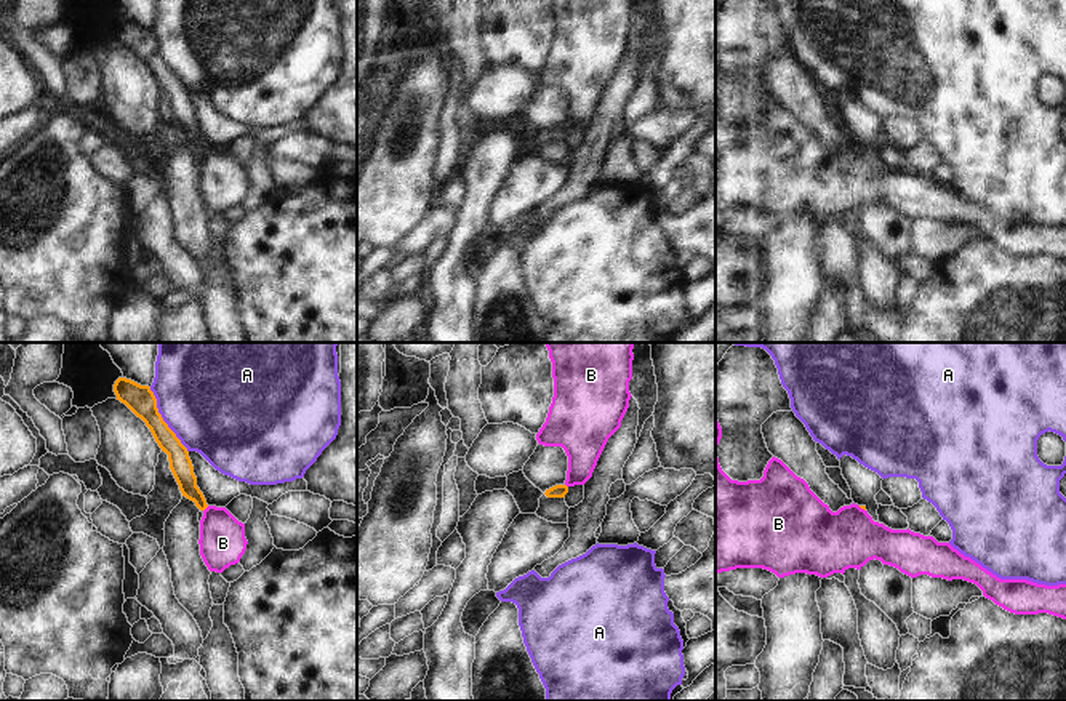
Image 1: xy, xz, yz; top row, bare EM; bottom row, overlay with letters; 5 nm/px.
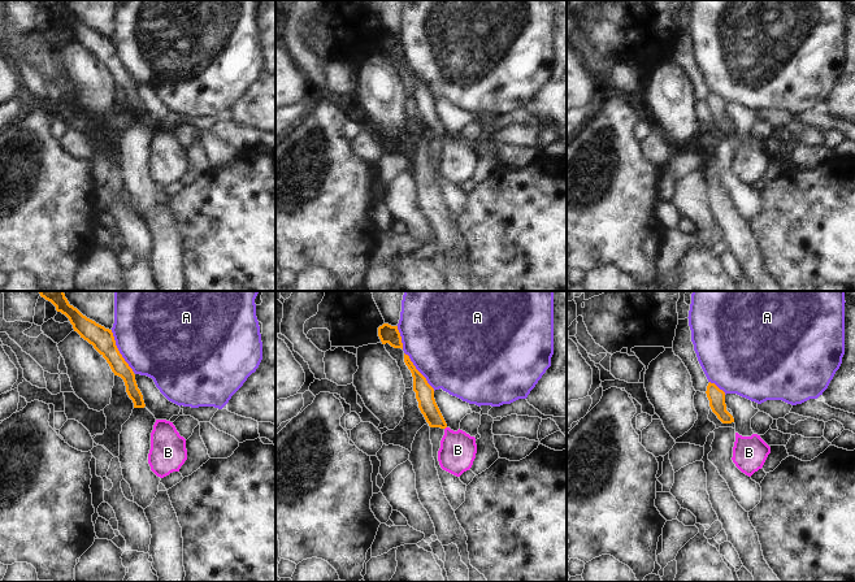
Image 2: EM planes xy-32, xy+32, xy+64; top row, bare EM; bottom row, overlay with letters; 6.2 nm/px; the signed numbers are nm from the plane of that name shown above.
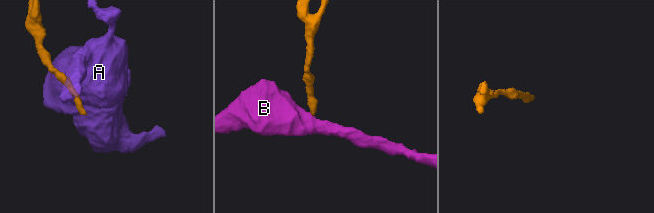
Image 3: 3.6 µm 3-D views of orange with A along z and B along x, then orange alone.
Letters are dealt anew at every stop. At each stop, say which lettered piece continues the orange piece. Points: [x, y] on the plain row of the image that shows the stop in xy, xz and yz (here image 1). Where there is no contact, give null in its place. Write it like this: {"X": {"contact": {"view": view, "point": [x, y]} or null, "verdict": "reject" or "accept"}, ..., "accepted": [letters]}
{"A": {"contact": {"view": "xy", "point": [162, 61]}, "verdict": "reject"}, "B": {"contact": {"view": "xy", "point": [205, 149]}, "verdict": "reject"}, "accepted": []}

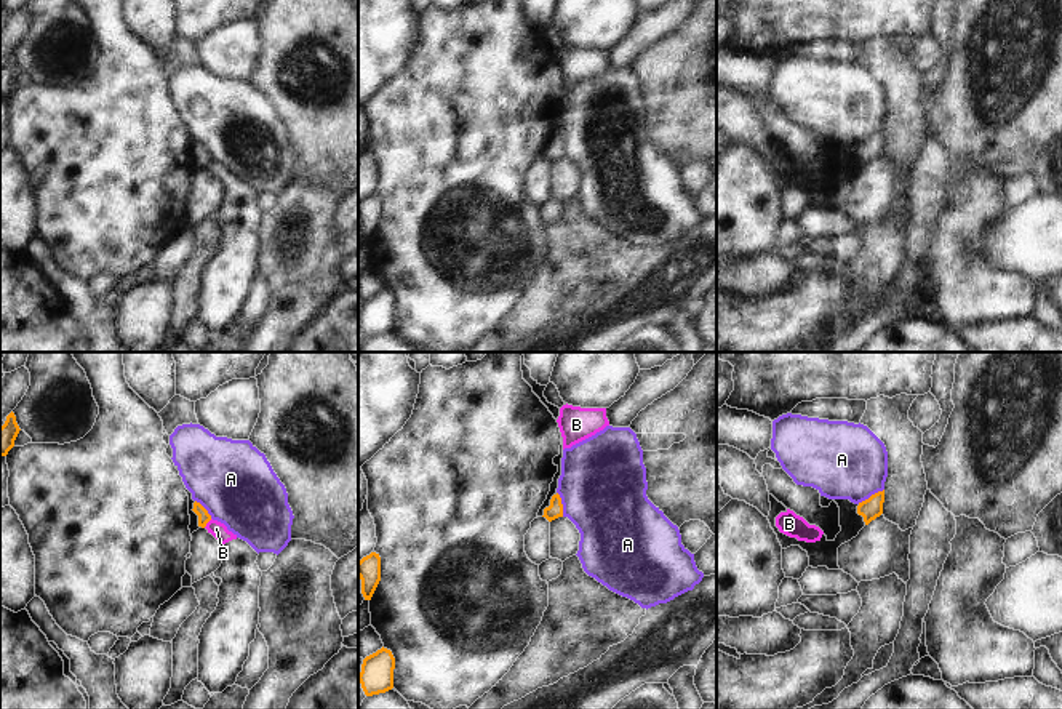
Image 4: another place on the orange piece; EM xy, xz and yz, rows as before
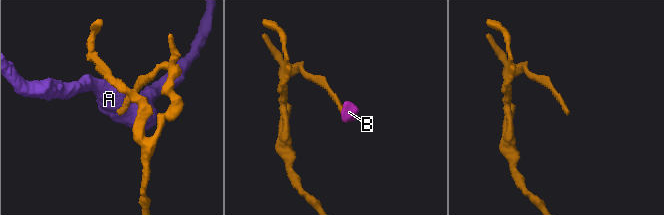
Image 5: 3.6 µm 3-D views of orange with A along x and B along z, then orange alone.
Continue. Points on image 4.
{"A": {"contact": {"view": "yz", "point": [872, 136]}, "verdict": "reject"}, "B": {"contact": {"view": "xy", "point": [207, 164]}, "verdict": "accept"}, "accepted": ["B"]}

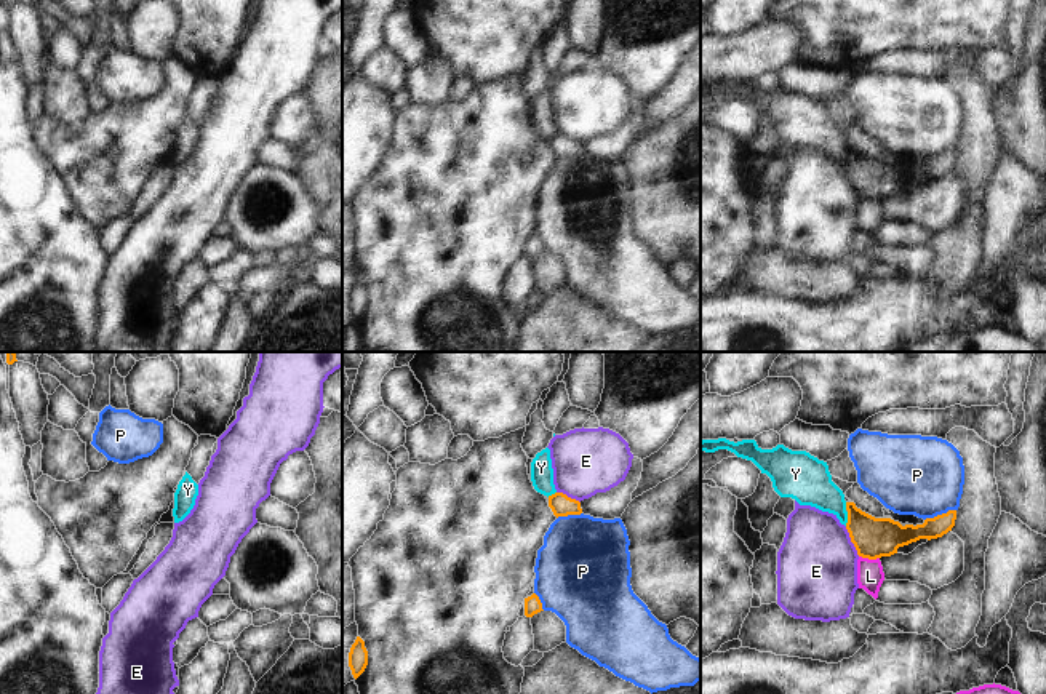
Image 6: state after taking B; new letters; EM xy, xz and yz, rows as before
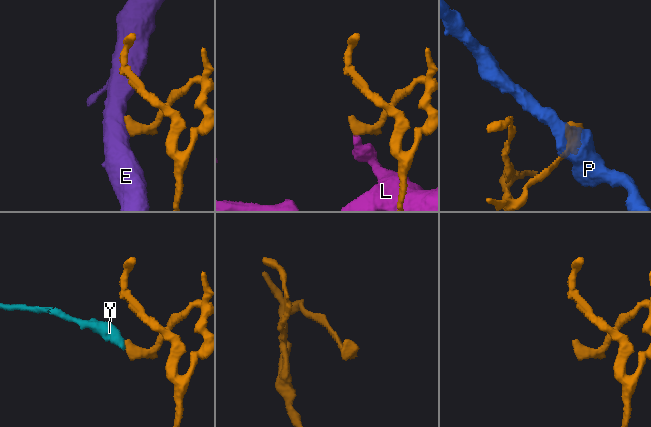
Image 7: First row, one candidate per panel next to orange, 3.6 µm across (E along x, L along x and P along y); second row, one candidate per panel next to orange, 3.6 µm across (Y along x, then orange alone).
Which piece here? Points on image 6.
{"E": {"contact": {"view": "yz", "point": [851, 183]}, "verdict": "reject"}, "L": {"contact": {"view": "yz", "point": [869, 200]}, "verdict": "reject"}, "P": {"contact": {"view": "yz", "point": [939, 157]}, "verdict": "reject"}, "Y": {"contact": {"view": "yz", "point": [848, 160]}, "verdict": "reject"}, "accepted": []}

